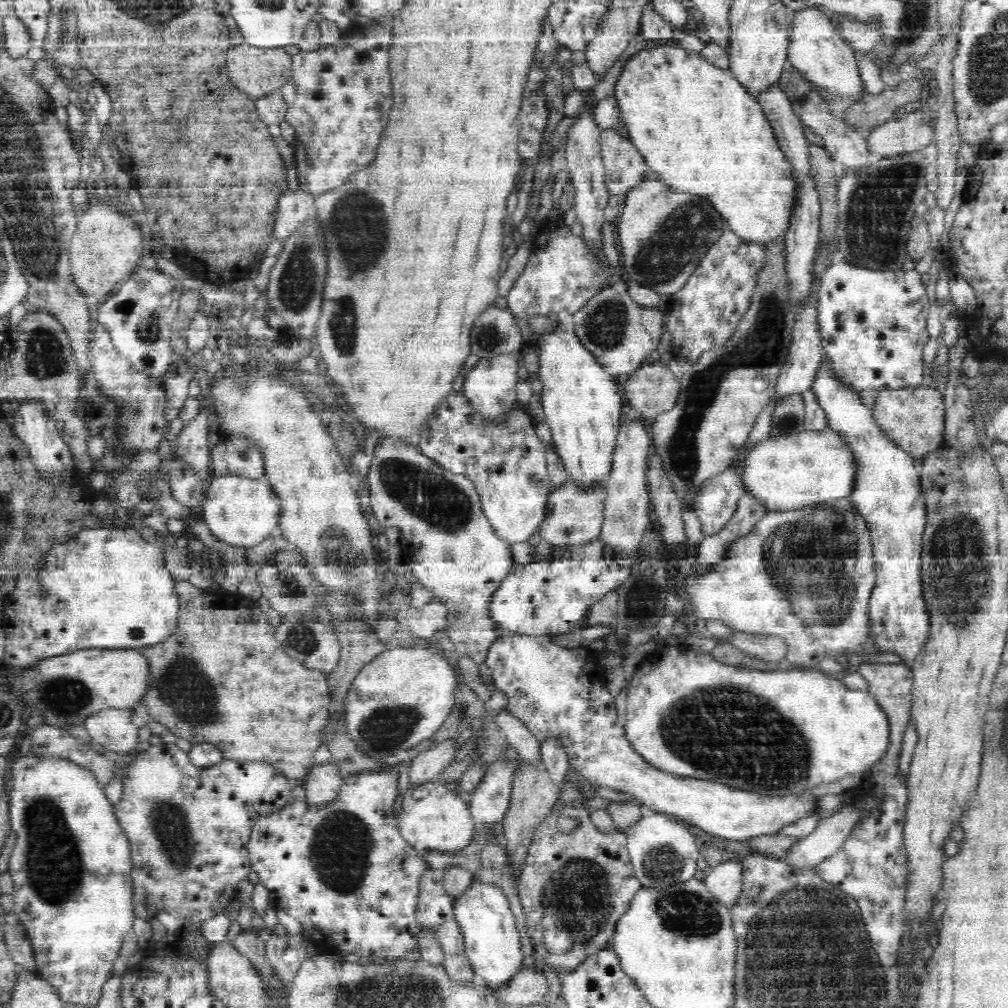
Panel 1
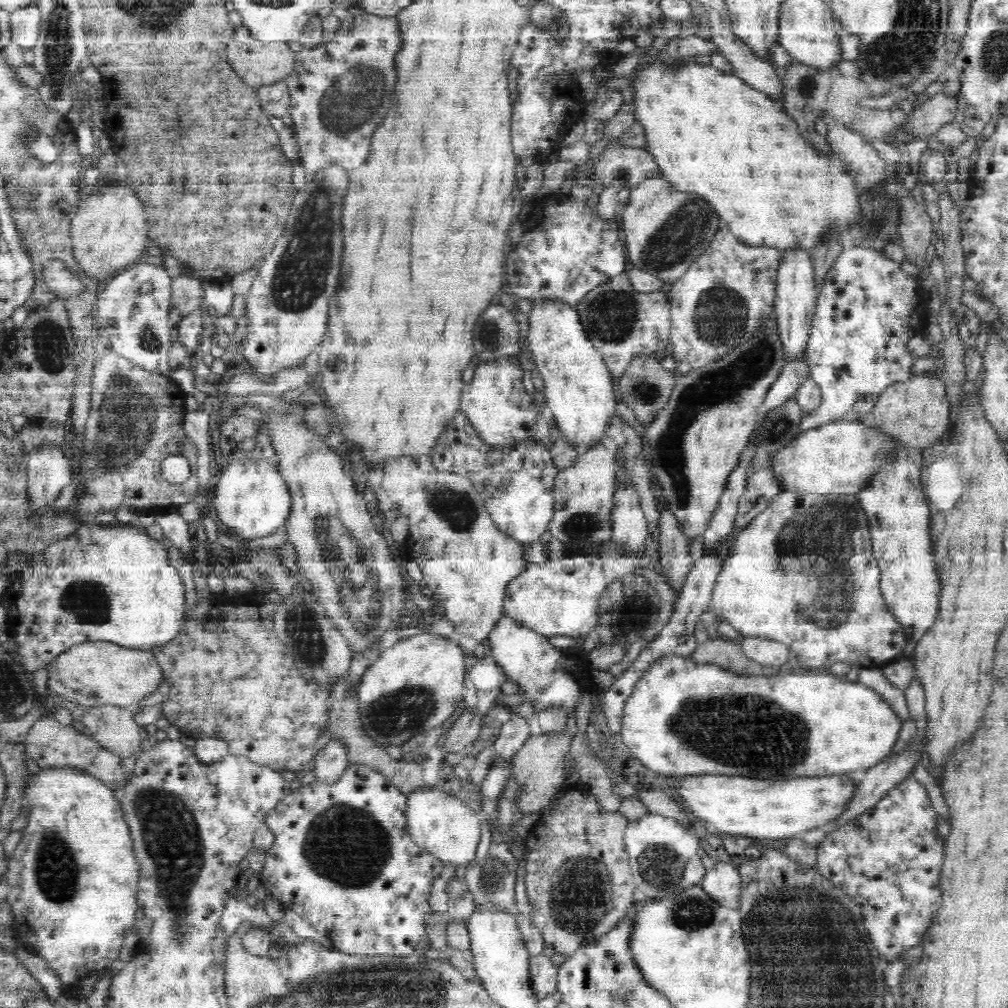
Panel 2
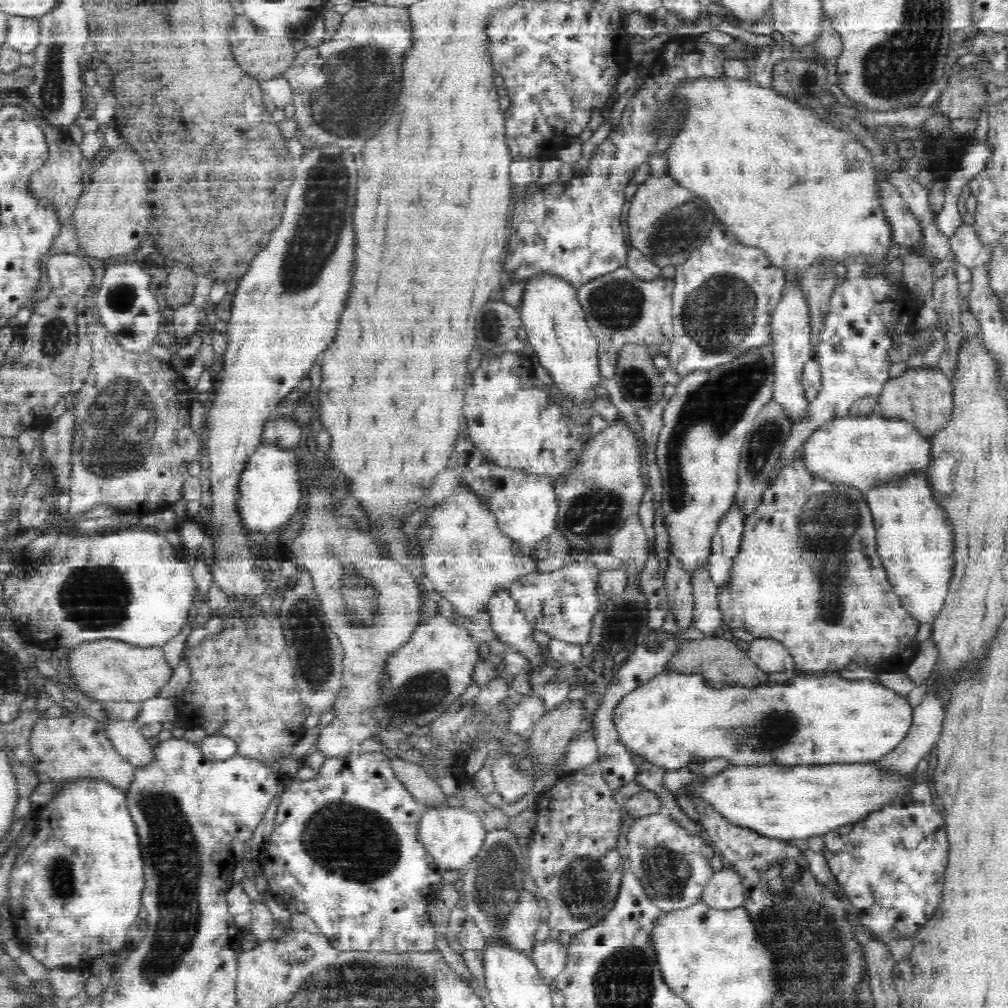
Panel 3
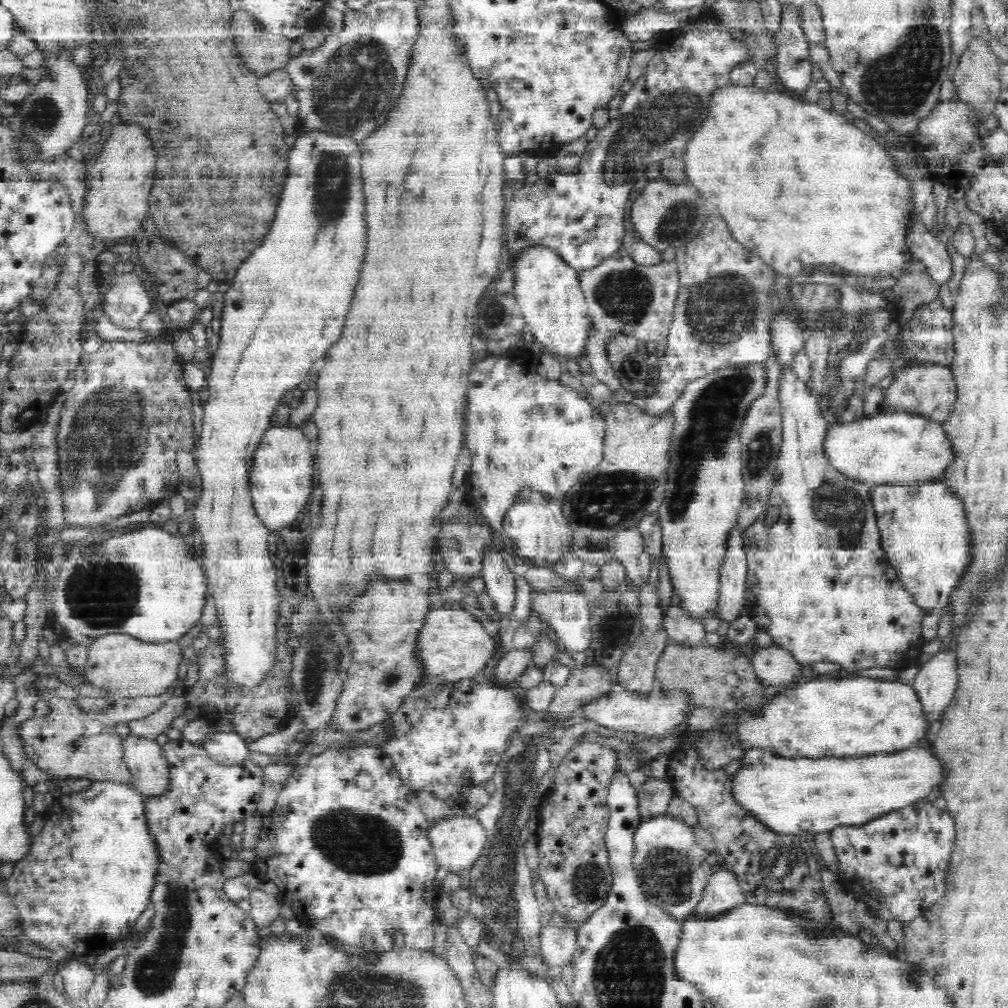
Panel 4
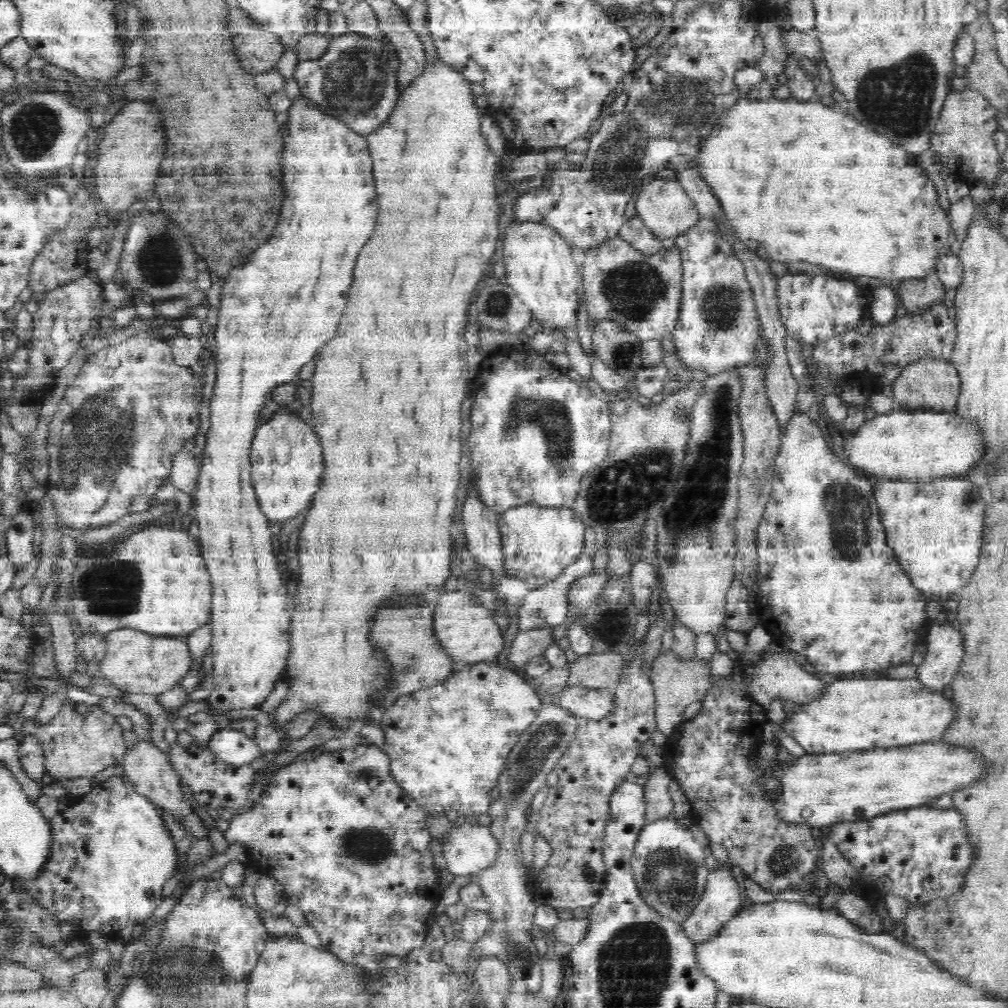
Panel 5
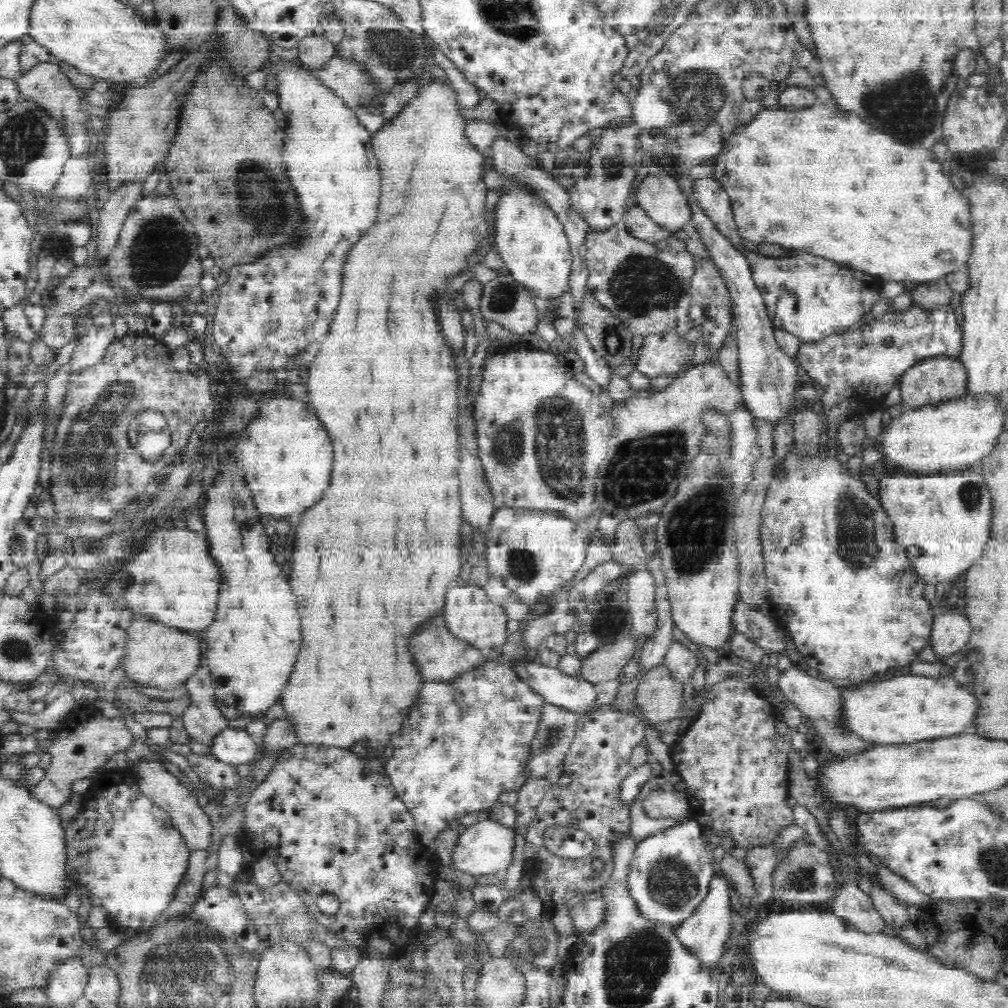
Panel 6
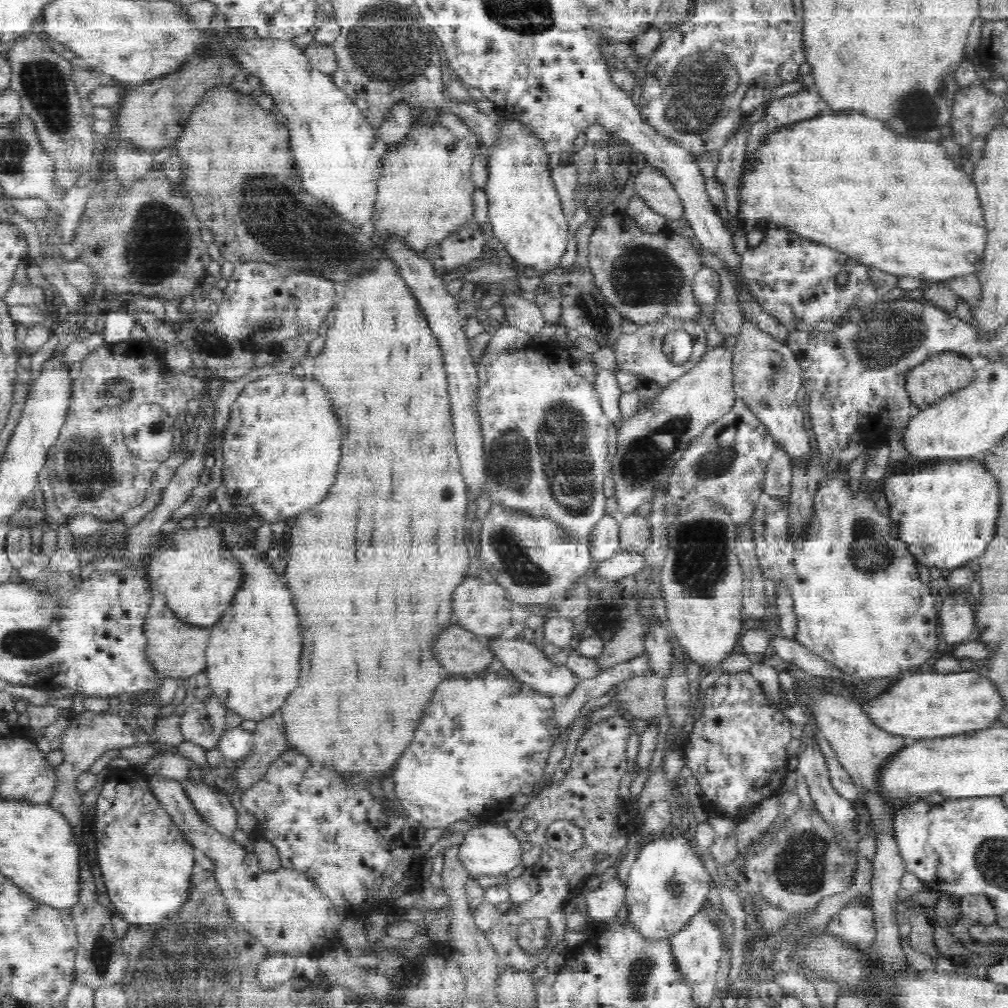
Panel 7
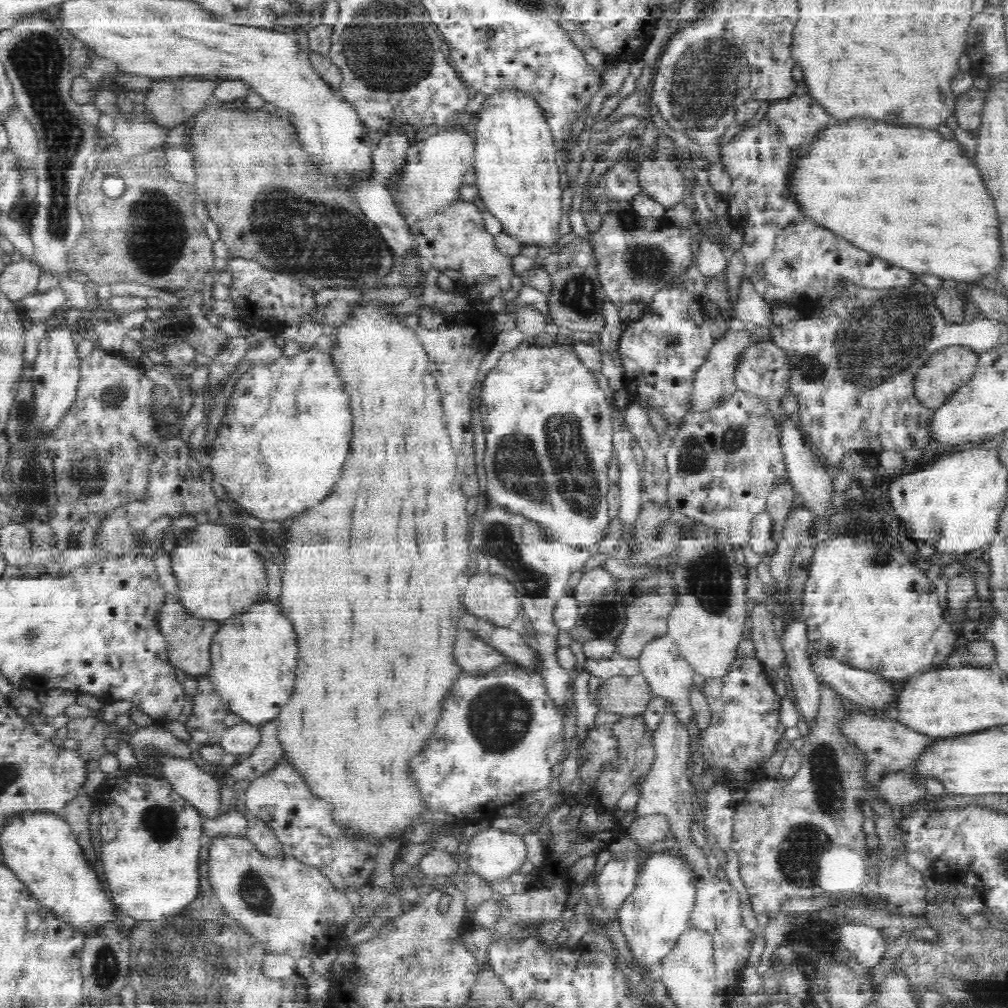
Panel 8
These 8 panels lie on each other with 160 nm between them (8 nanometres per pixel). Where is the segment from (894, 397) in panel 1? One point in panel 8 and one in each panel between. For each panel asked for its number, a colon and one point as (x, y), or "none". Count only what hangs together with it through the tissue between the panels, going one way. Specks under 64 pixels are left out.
2: (916, 411)
3: (924, 395)
4: (930, 389)
5: (928, 383)
6: (934, 380)
7: (947, 371)
8: (947, 370)

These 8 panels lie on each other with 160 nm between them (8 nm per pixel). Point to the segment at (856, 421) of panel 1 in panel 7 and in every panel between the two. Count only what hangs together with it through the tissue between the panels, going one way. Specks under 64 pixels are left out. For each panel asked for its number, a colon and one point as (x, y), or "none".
2: (897, 509)
3: (915, 538)
4: (929, 543)
5: (936, 528)
6: (943, 519)
7: (947, 515)

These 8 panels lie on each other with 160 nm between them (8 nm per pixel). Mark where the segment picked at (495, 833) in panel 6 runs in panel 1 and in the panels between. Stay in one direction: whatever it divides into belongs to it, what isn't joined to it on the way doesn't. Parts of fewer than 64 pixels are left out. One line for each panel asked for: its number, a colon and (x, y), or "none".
1: (434, 818)
2: (440, 823)
3: (452, 835)
4: (459, 841)
5: (471, 848)

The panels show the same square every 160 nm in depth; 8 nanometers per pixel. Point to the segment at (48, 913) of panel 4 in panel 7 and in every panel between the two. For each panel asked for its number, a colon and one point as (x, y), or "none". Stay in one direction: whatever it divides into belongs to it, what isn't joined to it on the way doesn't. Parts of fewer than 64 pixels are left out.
5: (112, 853)
6: (122, 846)
7: (146, 860)

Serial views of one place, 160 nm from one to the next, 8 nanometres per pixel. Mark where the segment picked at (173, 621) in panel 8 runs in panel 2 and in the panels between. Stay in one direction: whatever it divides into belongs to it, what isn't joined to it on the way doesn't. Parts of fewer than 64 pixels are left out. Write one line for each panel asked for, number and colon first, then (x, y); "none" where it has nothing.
2: (93, 673)
3: (108, 669)
4: (129, 667)
5: (138, 662)
6: (160, 655)
7: (177, 649)

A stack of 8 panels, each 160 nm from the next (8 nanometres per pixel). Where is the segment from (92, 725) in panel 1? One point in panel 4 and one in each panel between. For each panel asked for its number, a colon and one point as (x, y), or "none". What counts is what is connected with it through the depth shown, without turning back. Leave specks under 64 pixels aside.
2: (113, 726)
3: (130, 742)
4: (149, 768)

